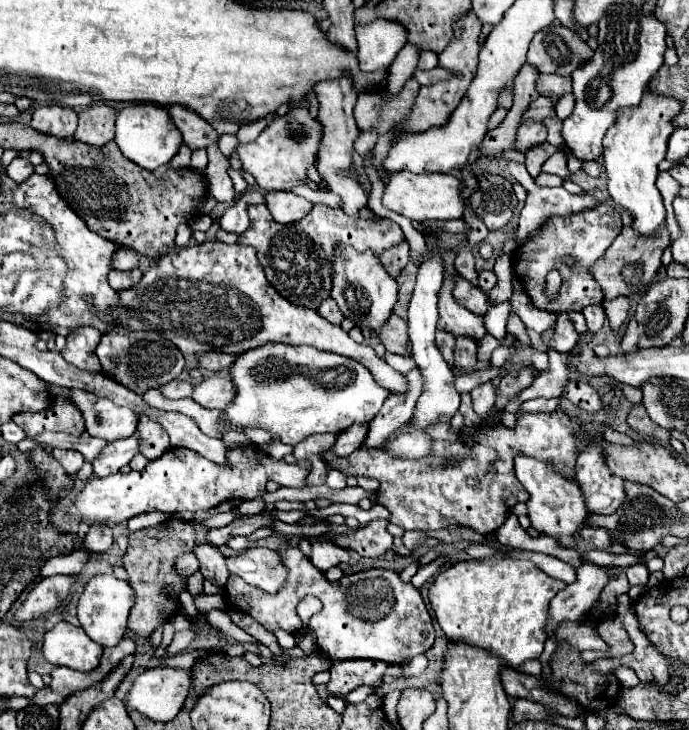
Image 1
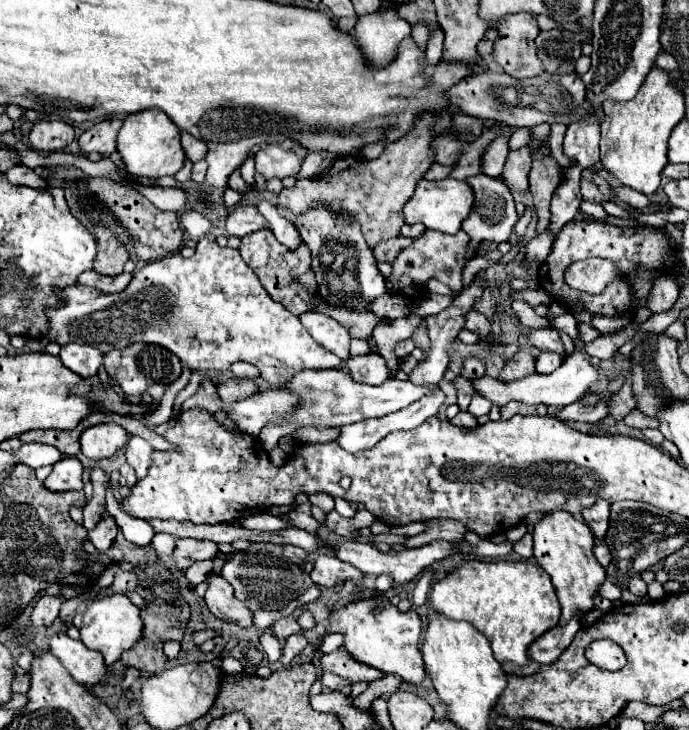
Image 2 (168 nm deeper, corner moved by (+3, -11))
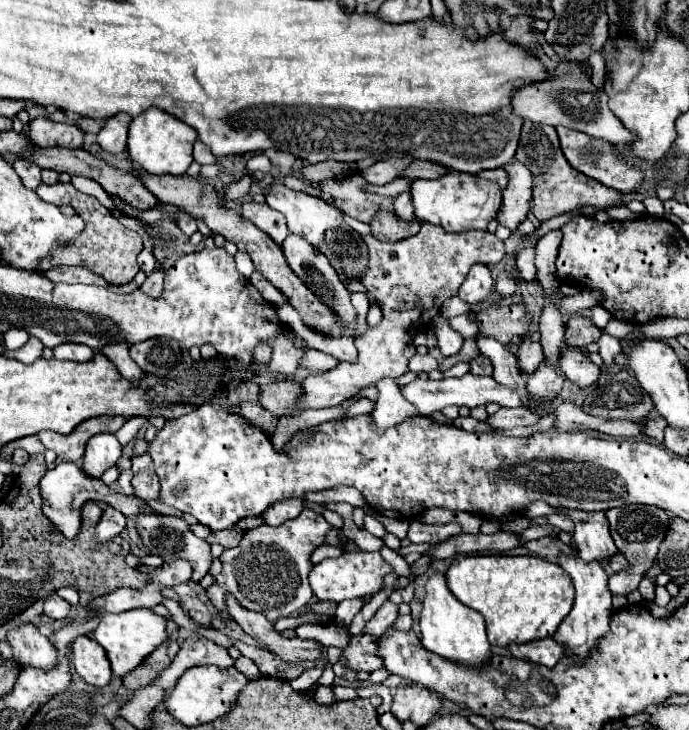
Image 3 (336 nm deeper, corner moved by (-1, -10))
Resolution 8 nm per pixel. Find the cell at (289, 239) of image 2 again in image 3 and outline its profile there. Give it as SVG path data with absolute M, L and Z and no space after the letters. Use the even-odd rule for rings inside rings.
M289 233L287 239L283 241L281 245L285 257L287 257L287 263L289 267L295 271L295 275L307 285L311 287L311 291L323 301L327 303L333 311L337 311L337 315L341 317L341 327L343 327L343 333L349 335L349 337L355 337L355 309L349 301L349 291L343 287L343 283L339 281L339 275L337 271L331 267L329 259L325 255L321 255L307 239L303 239L301 235L295 235L295 233Z

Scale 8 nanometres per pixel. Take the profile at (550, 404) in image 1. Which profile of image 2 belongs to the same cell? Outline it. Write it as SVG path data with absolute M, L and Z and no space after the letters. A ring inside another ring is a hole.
M587 392L581 400L565 406L557 418L563 422L569 420L577 420L577 422L599 422L605 416L609 416L609 404L605 398L601 398L599 394Z

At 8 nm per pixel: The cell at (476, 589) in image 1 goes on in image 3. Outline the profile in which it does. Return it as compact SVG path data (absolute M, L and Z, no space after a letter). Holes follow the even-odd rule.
M461 555L445 573L449 591L485 617L491 645L529 643L551 637L573 605L573 583L557 563L535 555Z

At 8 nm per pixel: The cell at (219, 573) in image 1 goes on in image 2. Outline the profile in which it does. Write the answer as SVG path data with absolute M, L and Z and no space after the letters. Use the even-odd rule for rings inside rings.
M207 576L207 584L209 588L205 592L205 602L215 618L239 624L241 628L253 626L253 612L233 596L229 582L225 582L221 576Z

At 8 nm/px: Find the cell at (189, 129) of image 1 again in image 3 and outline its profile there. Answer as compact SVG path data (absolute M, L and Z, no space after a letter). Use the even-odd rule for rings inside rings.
M195 141L193 157L195 157L195 161L197 161L197 163L201 163L201 165L205 165L205 163L215 163L213 153L211 153L211 151L209 151L209 147L207 147L205 143L201 143L201 141Z

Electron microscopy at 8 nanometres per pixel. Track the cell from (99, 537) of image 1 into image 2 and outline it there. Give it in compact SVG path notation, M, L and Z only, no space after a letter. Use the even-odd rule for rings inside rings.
M107 516L107 518L99 520L97 526L87 532L89 542L91 542L99 552L107 550L107 548L113 544L115 536L117 536L117 524L115 524L115 518L113 518L113 516Z

